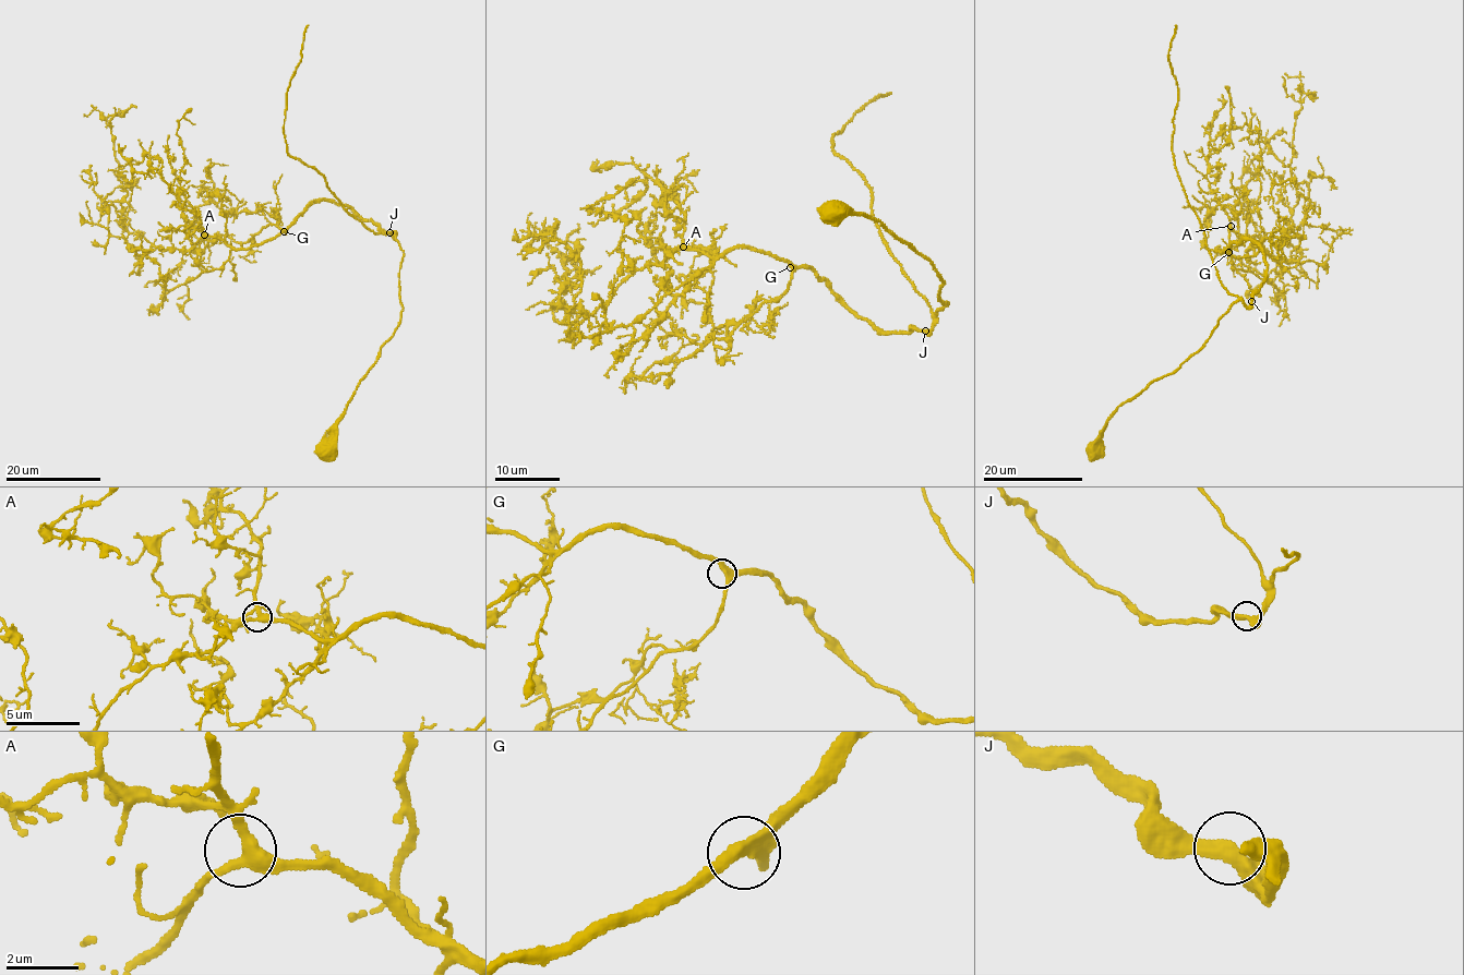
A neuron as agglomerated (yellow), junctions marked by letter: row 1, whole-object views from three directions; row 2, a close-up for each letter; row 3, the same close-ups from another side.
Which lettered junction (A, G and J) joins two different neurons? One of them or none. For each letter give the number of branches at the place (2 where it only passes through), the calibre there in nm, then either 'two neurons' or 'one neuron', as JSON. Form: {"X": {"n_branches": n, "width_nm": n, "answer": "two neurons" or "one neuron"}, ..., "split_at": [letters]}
{"A": {"n_branches": 3, "width_nm": 320, "answer": "one neuron"}, "G": {"n_branches": 3, "width_nm": 320, "answer": "one neuron"}, "J": {"n_branches": 2, "width_nm": 380, "answer": "one neuron"}, "split_at": []}

